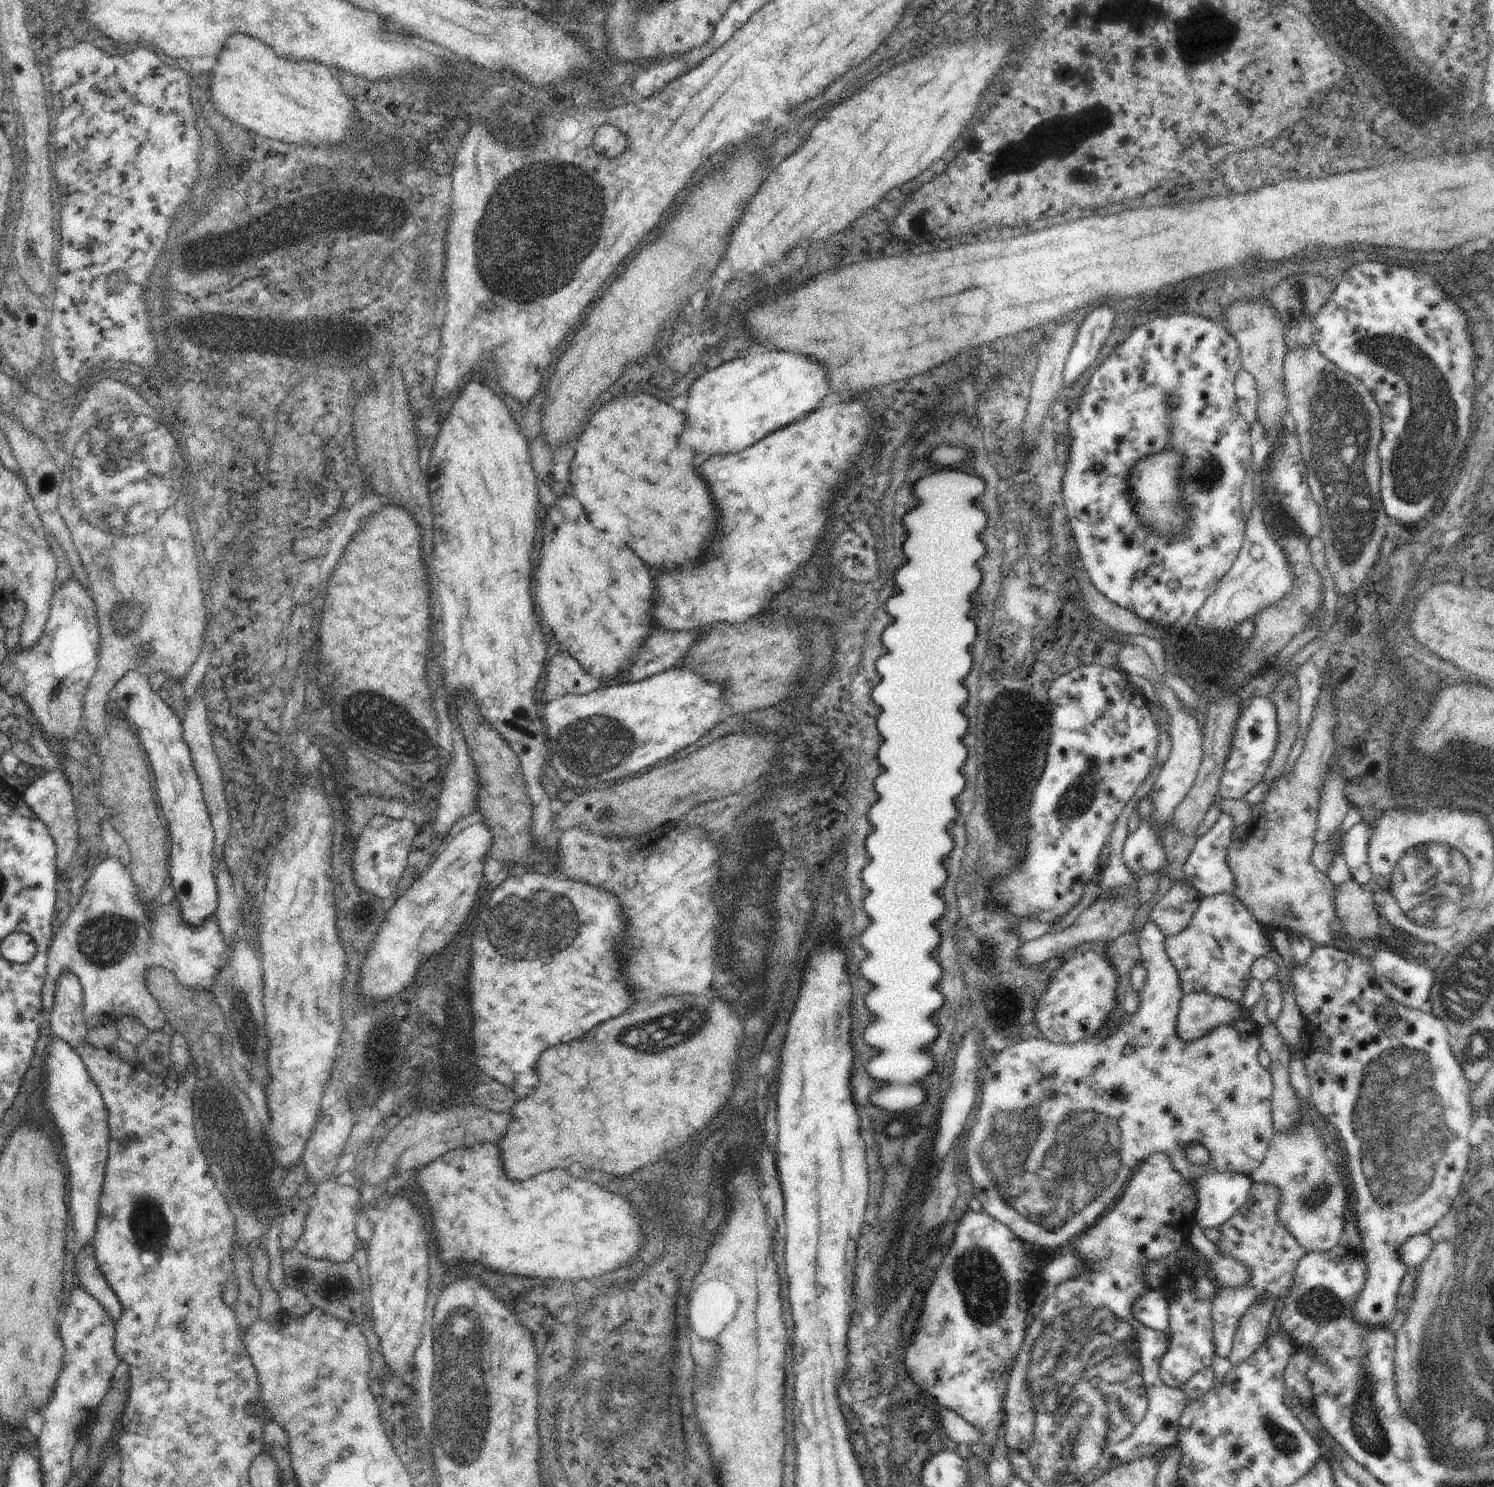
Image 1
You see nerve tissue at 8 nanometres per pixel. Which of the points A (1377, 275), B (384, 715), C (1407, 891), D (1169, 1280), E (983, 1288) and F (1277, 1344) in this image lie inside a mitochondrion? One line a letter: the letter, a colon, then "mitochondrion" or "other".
A: other
B: mitochondrion
C: mitochondrion
D: other
E: mitochondrion
F: other

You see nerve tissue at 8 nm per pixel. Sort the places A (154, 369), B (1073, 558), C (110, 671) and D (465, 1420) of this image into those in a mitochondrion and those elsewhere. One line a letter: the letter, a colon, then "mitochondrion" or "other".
A: other
B: other
C: other
D: mitochondrion

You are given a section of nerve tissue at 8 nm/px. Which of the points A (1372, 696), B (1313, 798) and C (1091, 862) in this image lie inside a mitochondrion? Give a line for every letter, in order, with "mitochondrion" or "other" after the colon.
A: other
B: other
C: other

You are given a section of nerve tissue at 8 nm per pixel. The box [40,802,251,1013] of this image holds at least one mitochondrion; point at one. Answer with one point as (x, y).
(102, 942)

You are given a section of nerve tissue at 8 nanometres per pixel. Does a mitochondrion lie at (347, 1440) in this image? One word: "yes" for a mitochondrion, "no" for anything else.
no

